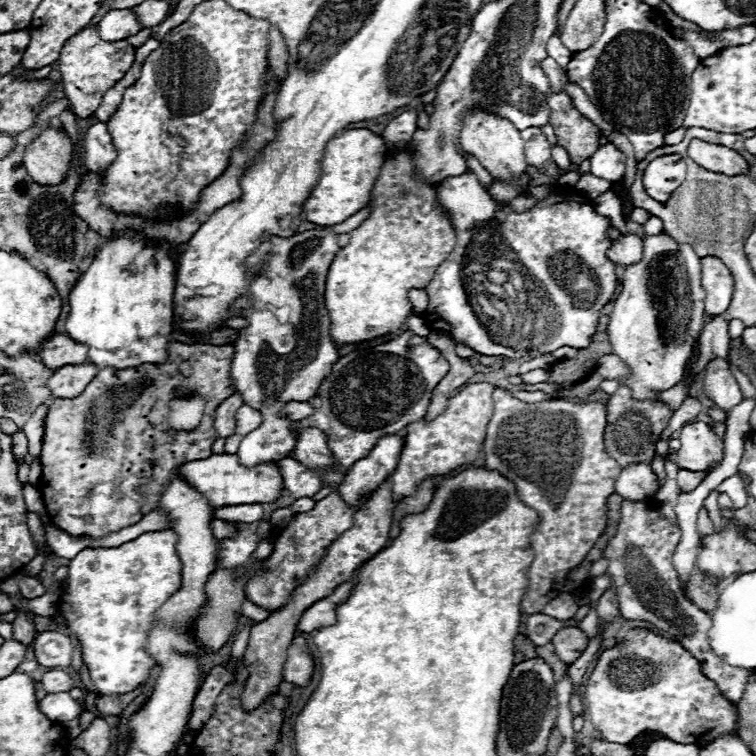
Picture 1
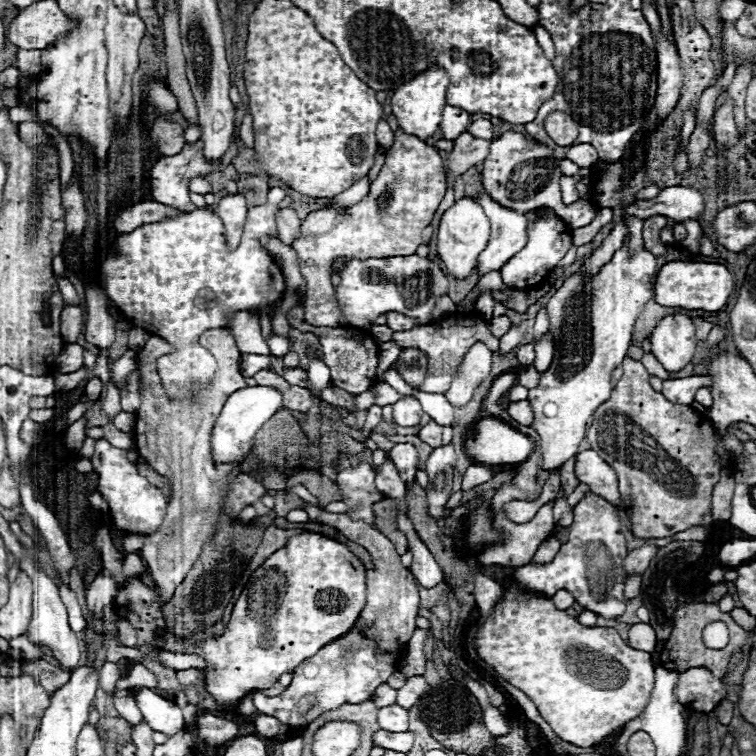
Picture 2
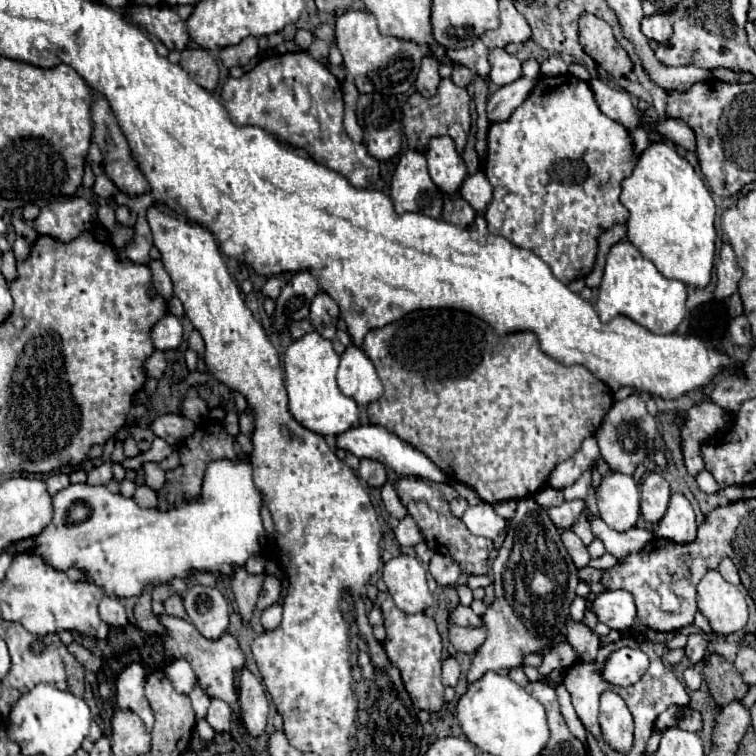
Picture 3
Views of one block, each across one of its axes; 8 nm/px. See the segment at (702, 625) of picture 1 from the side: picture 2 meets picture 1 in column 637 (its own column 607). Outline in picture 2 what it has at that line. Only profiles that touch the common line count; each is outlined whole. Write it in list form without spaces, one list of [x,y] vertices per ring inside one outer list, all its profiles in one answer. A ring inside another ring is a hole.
[[[588,492],[574,506],[574,522],[570,526],[568,542],[560,548],[556,558],[544,566],[520,566],[516,568],[514,578],[522,588],[542,592],[546,596],[554,596],[558,590],[568,590],[580,606],[612,620],[618,618],[626,608],[626,598],[622,594],[624,588],[618,588],[624,582],[622,560],[626,558],[626,546],[622,544],[626,544],[626,536],[622,534],[616,508],[604,498]]]

